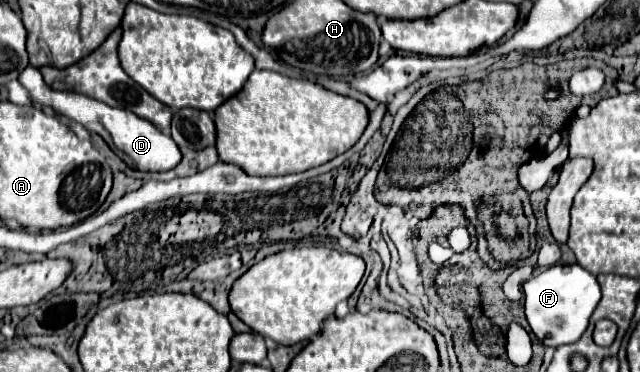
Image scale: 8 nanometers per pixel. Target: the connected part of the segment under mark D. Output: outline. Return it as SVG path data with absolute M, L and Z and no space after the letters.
M27 66L25 72L21 72L19 76L19 82L29 90L33 102L39 102L43 106L53 106L55 112L63 112L63 116L83 124L89 132L97 132L105 138L105 142L111 146L111 150L121 158L125 160L129 166L133 166L135 170L141 170L141 172L165 172L165 170L171 170L175 168L179 162L181 162L181 150L179 146L173 142L171 136L165 136L159 128L155 128L153 124L149 124L149 120L143 120L139 118L137 114L129 112L129 110L123 110L123 108L111 108L103 102L97 102L89 96L81 96L77 92L59 92L59 90L51 90L41 72L33 66Z

